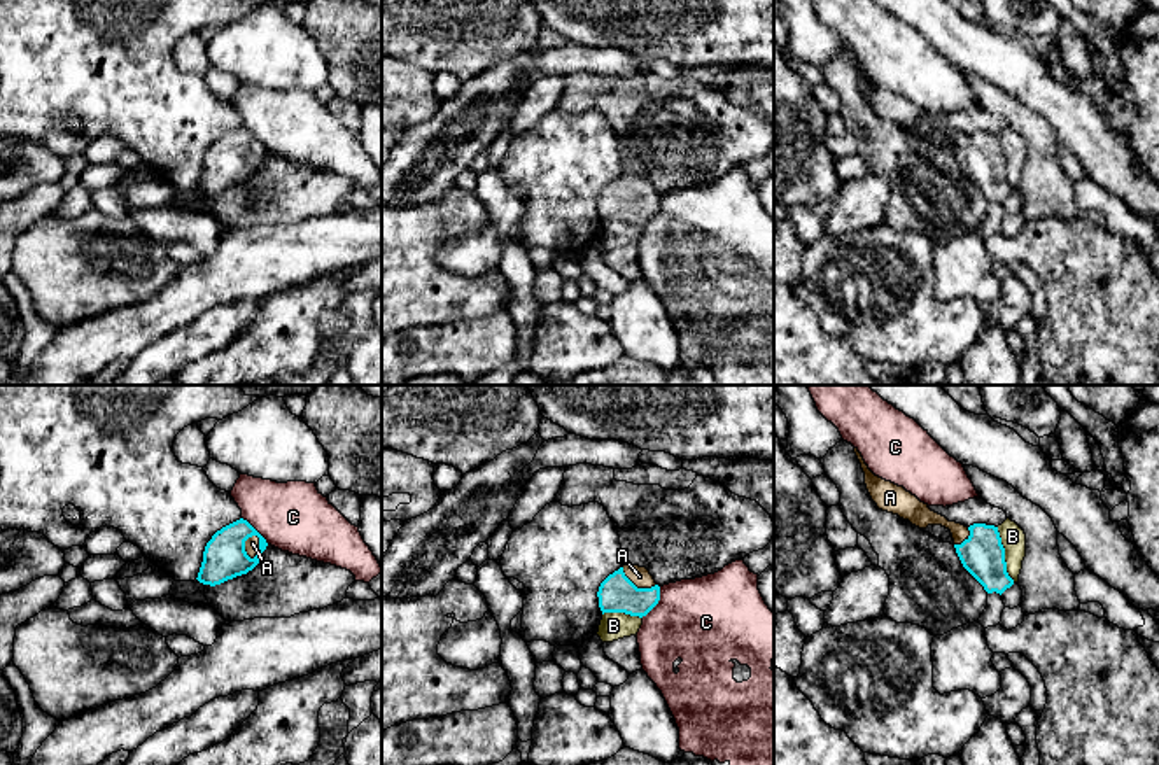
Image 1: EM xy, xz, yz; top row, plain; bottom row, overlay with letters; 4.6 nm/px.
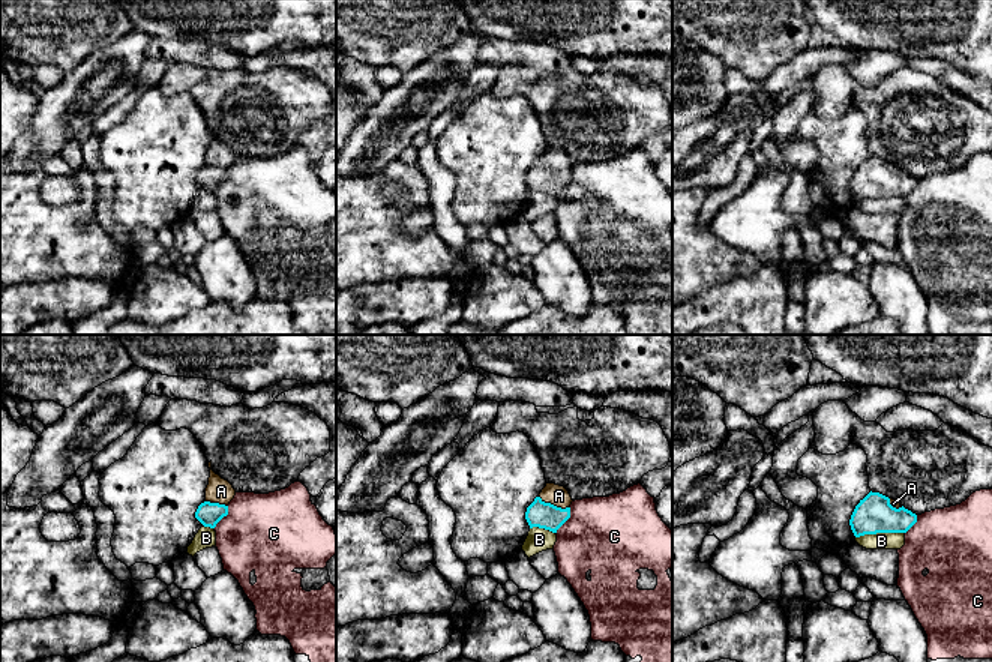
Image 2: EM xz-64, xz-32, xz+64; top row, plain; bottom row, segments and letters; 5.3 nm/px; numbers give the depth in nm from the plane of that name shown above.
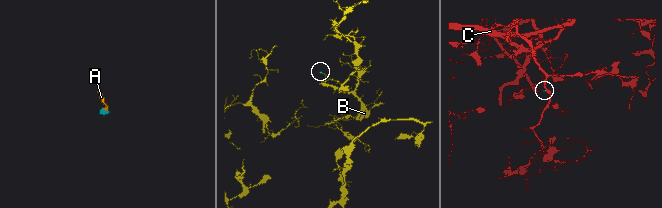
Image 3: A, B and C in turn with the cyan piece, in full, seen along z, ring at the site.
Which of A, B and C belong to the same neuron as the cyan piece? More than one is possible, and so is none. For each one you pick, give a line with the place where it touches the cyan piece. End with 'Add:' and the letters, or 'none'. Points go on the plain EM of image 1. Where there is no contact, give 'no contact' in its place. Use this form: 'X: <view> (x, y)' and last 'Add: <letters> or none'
A: xy (259, 154)
Add: A

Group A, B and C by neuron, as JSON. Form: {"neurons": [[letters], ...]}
{"neurons": [["A"], ["B"], ["C"]]}

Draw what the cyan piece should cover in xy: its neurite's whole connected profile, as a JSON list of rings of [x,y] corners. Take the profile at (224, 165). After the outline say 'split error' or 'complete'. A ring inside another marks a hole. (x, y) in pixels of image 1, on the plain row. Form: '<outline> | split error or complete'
[[[243,126],[217,138],[207,151],[198,189],[221,193],[252,179],[266,158],[266,147]]] | split error

